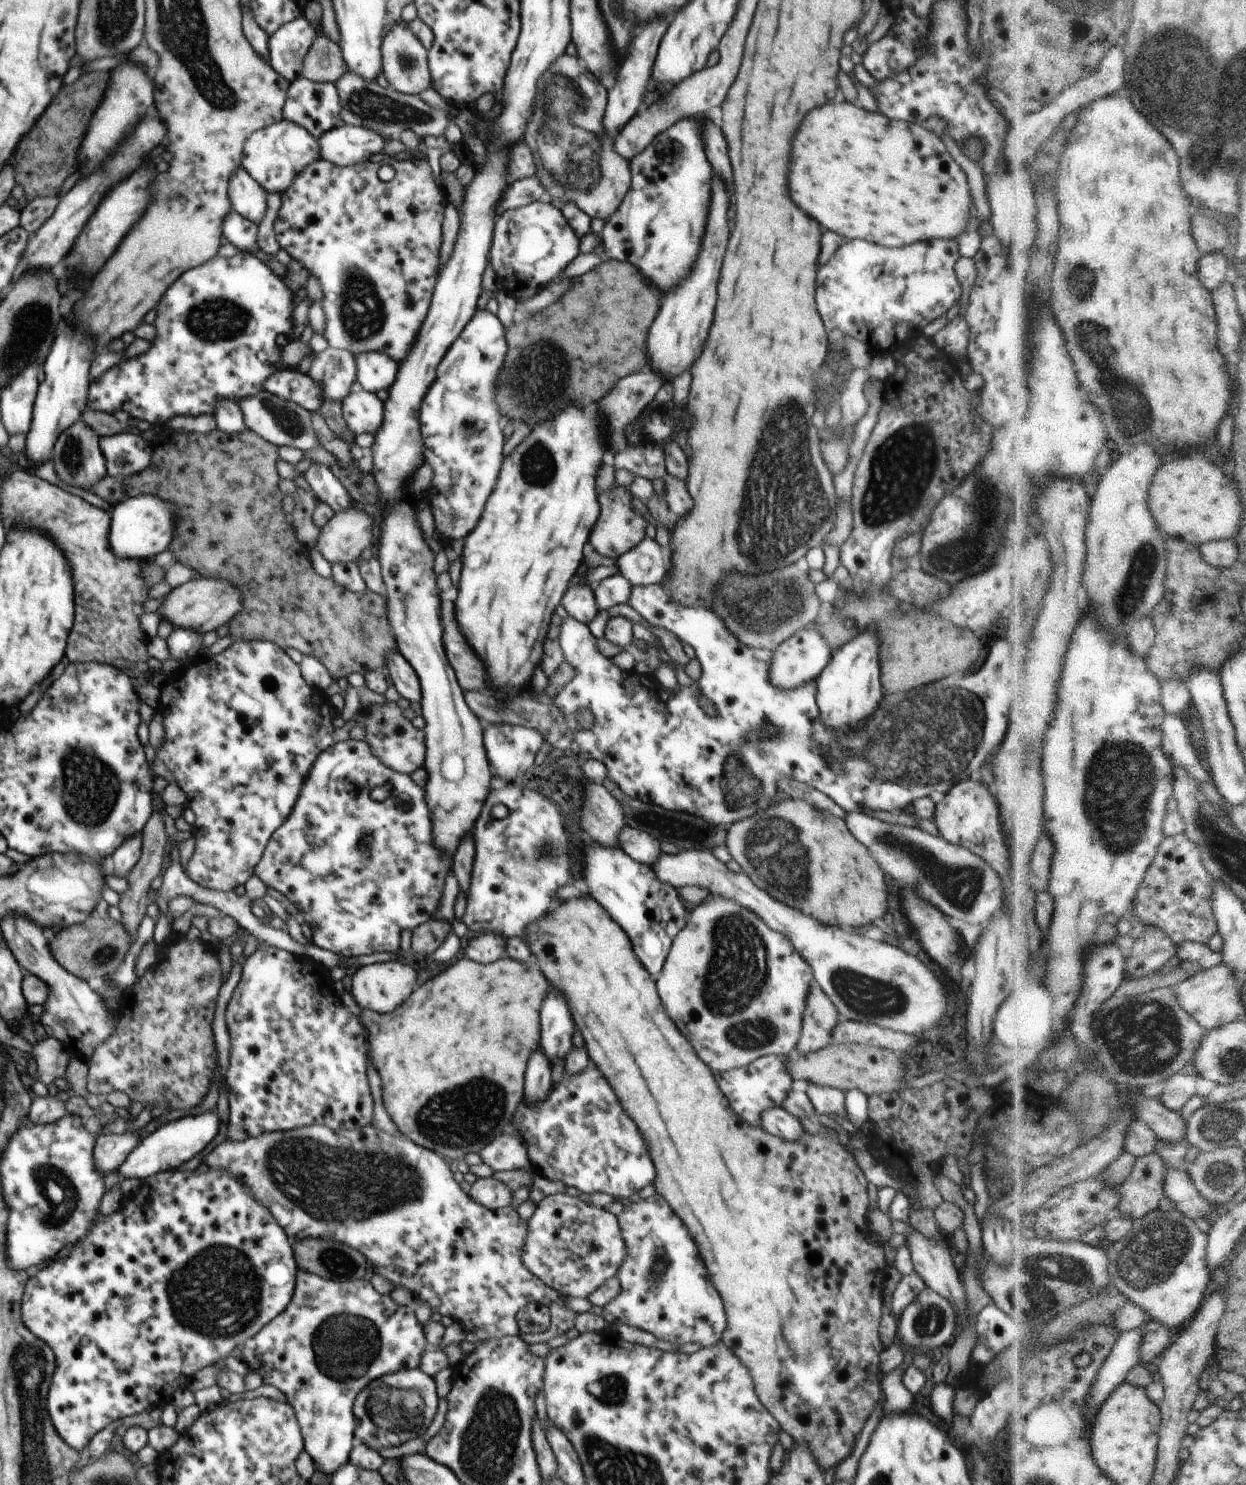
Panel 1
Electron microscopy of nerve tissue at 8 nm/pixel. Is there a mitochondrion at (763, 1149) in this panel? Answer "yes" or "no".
no

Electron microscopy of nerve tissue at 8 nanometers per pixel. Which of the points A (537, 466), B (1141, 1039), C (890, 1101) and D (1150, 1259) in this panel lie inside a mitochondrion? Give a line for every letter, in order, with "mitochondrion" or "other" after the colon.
A: mitochondrion
B: mitochondrion
C: other
D: mitochondrion

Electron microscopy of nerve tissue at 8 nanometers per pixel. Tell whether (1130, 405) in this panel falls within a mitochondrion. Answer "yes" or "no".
yes

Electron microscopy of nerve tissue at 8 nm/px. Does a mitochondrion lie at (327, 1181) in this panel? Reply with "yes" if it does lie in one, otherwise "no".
yes

